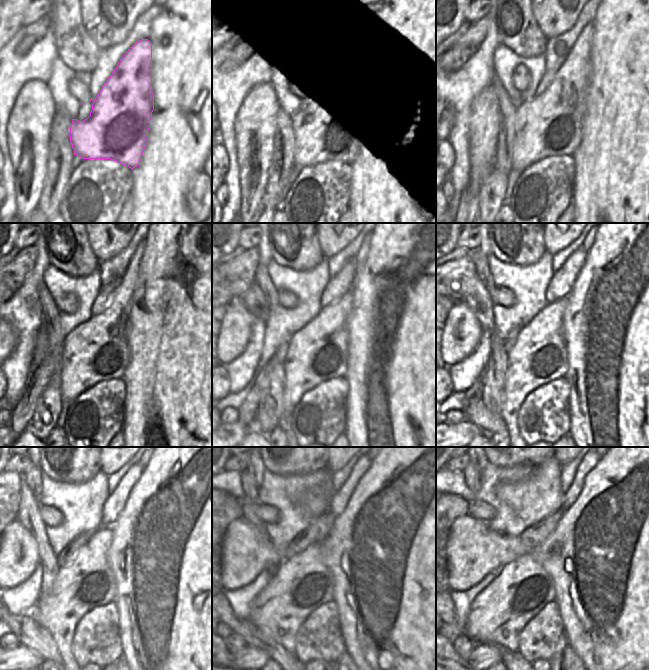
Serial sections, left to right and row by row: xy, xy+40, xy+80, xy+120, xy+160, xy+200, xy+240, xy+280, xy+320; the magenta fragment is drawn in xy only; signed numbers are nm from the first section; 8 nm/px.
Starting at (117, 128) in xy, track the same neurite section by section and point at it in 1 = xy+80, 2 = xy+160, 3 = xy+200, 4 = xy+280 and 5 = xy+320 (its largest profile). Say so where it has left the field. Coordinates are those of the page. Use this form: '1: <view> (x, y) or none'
1: xy+80 (550, 125)
2: xy+160 (318, 352)
3: xy+200 (539, 356)
4: xy+280 (300, 585)
5: xy+320 (498, 613)

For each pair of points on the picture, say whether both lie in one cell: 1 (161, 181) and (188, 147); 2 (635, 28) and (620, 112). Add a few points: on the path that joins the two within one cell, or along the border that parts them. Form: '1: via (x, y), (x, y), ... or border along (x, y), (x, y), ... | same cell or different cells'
1: via (164, 173), (180, 155) | same cell
2: via (635, 49), (635, 91) | same cell

